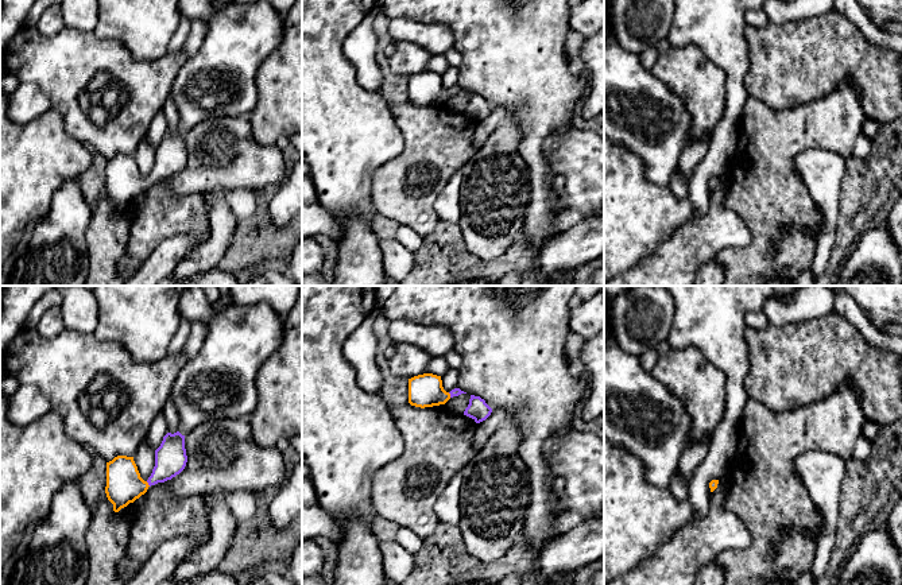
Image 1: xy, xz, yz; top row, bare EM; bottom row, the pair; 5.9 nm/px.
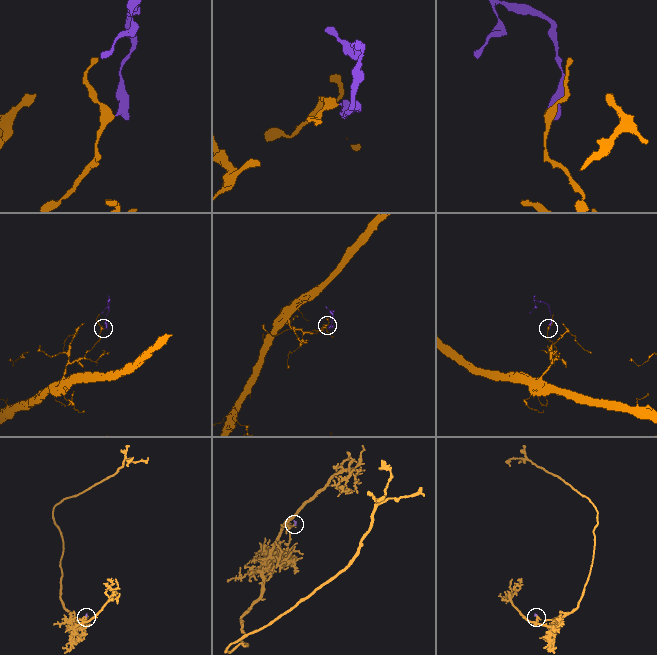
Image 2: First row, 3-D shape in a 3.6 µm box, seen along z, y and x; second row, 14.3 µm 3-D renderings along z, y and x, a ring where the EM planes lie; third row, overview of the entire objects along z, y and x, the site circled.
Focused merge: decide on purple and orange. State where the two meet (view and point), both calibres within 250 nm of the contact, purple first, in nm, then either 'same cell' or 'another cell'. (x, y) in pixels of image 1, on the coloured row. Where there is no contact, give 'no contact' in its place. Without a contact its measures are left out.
xy (148, 484) | 190/220 nm | same cell

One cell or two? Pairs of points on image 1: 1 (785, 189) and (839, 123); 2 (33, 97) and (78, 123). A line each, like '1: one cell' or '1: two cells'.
1: one cell
2: two cells

